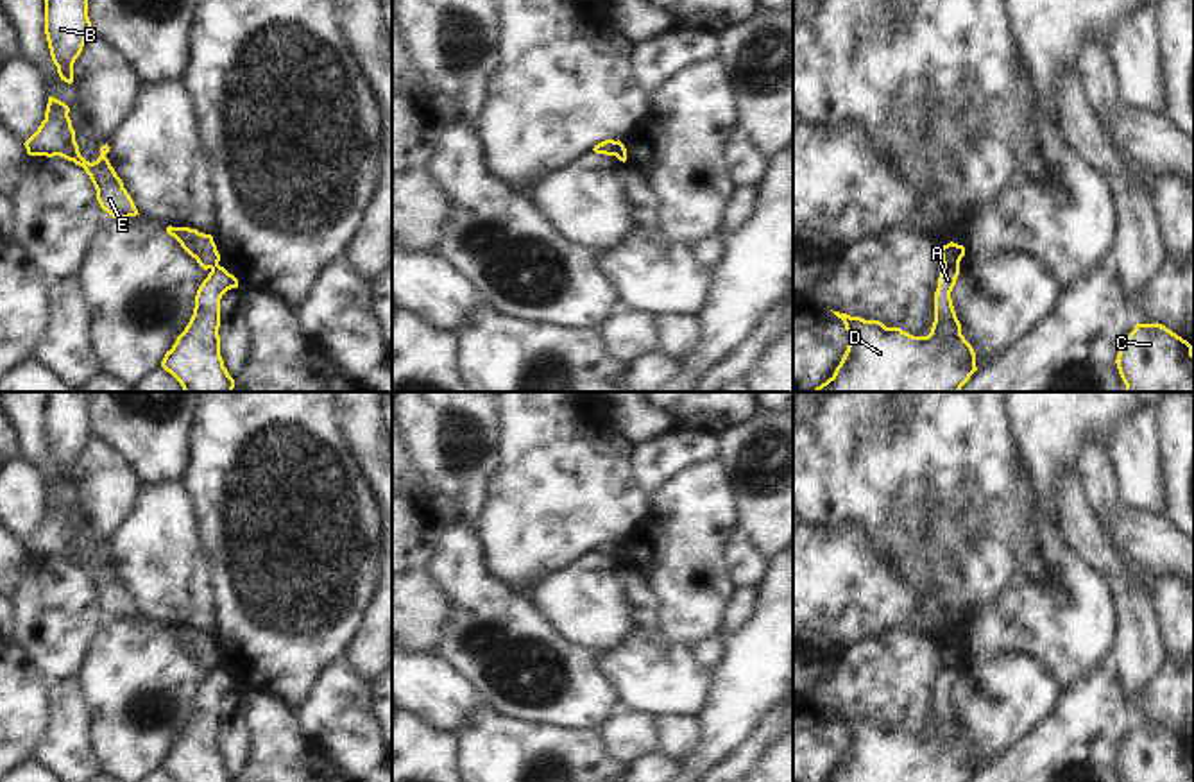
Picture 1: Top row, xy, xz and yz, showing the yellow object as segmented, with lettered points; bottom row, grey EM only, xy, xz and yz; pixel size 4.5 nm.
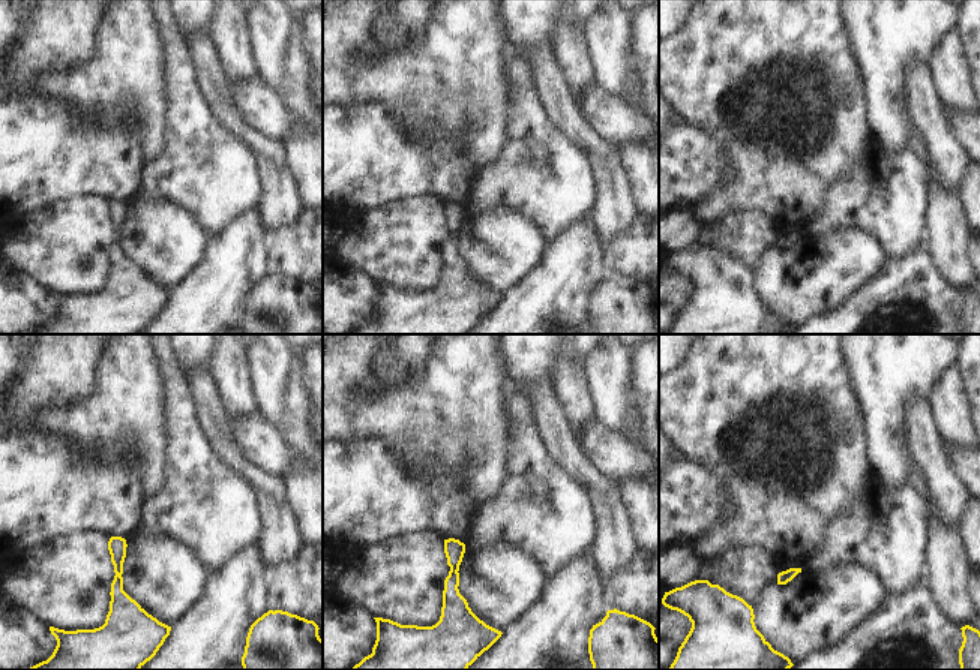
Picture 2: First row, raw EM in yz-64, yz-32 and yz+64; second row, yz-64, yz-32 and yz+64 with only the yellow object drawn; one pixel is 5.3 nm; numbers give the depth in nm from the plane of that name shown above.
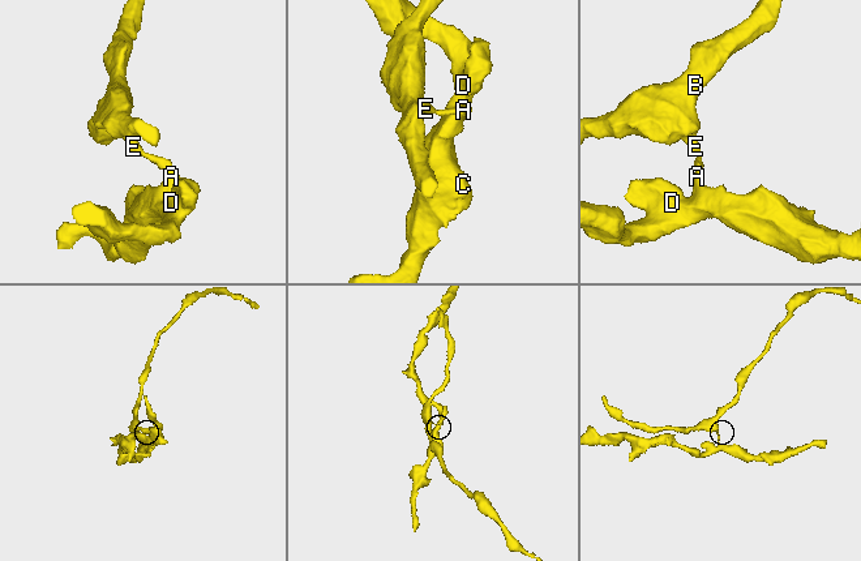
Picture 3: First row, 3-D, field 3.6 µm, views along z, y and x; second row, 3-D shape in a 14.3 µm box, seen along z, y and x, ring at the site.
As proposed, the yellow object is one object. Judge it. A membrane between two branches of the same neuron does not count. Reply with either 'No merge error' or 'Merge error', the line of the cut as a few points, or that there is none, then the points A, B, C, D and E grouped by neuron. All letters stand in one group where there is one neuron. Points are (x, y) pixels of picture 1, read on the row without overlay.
Merge error. Split along yz (958, 662), (944, 666). Groups: A C D / B E

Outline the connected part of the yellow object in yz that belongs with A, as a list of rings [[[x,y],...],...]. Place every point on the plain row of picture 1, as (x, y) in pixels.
[[[959,664],[942,667],[927,737],[832,712],[843,721],[850,743],[827,782],[968,782],[977,768],[951,700],[958,676]]]

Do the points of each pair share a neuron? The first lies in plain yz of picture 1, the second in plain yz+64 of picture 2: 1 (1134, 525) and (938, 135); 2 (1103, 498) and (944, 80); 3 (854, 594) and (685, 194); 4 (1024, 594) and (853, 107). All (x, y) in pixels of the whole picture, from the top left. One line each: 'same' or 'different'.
1: different
2: different
3: same
4: different

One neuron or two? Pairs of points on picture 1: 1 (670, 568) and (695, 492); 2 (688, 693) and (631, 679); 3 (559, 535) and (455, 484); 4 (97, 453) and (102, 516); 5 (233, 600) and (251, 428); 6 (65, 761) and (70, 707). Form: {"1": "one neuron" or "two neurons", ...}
{"1": "one neuron", "2": "one neuron", "3": "two neurons", "4": "one neuron", "5": "one neuron", "6": "one neuron"}

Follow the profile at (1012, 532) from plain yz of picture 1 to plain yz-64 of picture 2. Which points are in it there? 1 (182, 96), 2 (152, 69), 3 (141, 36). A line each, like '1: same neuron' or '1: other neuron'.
1: other neuron
2: same neuron
3: same neuron

